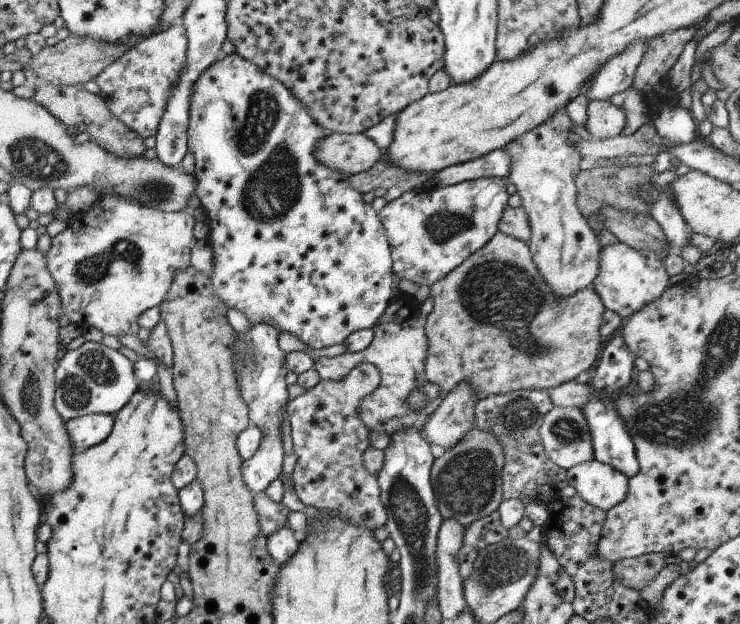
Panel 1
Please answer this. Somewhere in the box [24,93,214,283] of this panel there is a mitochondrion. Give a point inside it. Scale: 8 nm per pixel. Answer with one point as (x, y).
(154, 192)

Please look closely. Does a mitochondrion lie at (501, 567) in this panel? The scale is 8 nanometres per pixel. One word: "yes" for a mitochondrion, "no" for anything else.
yes

